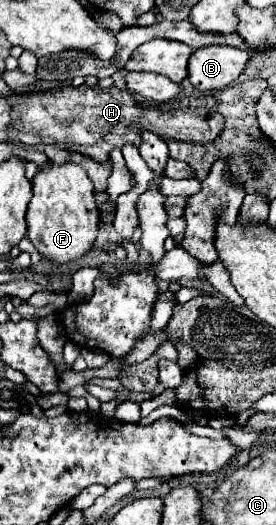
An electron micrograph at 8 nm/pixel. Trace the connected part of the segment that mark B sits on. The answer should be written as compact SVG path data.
M209 45L191 53L187 79L199 91L229 87L245 69L249 53L229 45Z

